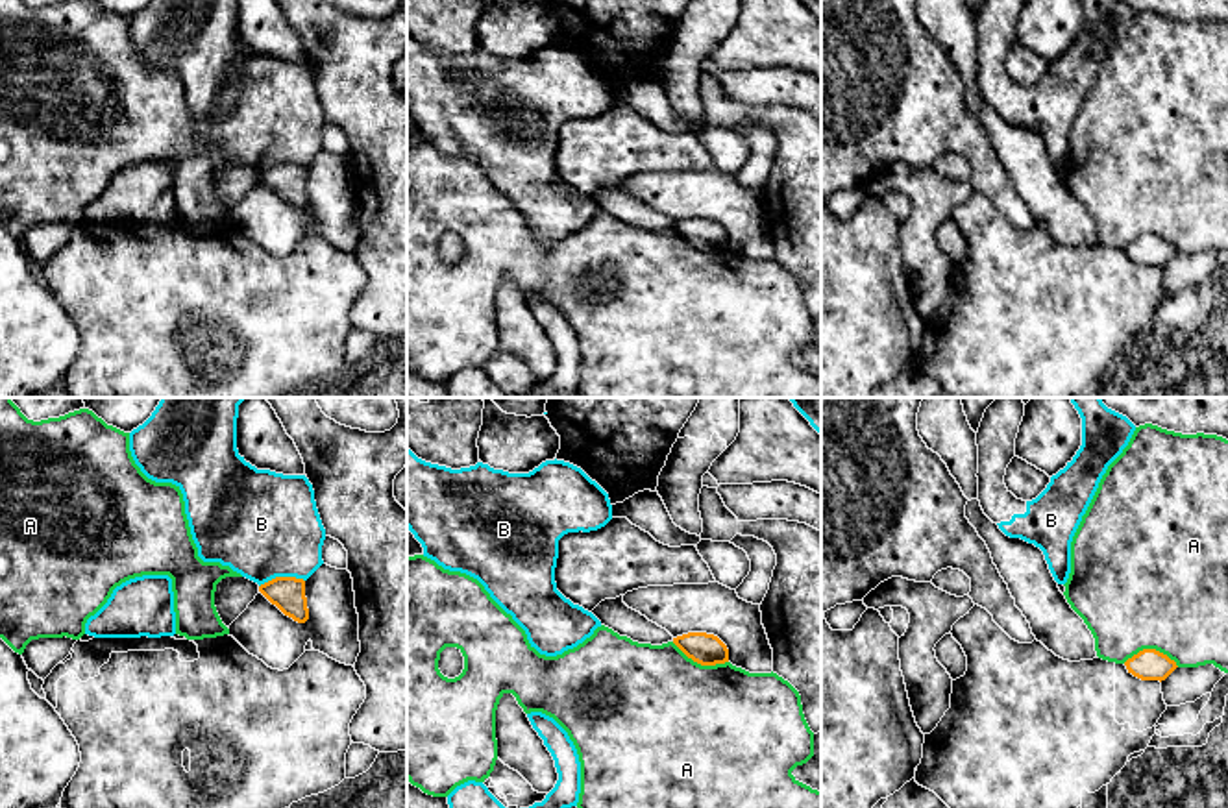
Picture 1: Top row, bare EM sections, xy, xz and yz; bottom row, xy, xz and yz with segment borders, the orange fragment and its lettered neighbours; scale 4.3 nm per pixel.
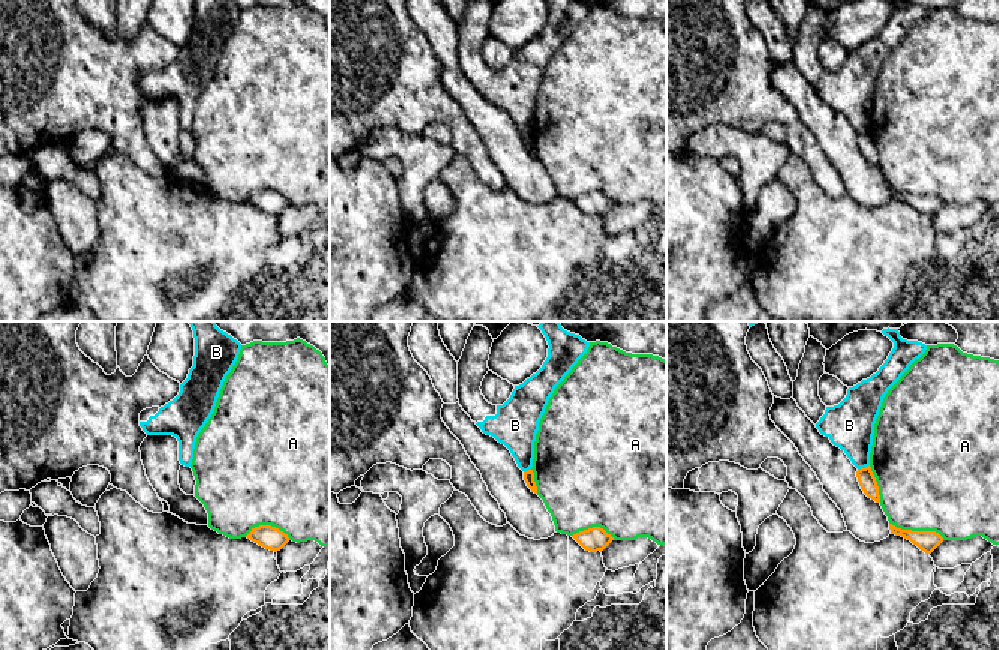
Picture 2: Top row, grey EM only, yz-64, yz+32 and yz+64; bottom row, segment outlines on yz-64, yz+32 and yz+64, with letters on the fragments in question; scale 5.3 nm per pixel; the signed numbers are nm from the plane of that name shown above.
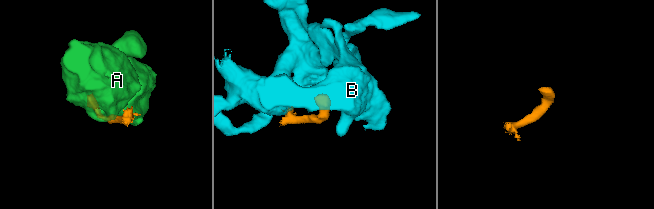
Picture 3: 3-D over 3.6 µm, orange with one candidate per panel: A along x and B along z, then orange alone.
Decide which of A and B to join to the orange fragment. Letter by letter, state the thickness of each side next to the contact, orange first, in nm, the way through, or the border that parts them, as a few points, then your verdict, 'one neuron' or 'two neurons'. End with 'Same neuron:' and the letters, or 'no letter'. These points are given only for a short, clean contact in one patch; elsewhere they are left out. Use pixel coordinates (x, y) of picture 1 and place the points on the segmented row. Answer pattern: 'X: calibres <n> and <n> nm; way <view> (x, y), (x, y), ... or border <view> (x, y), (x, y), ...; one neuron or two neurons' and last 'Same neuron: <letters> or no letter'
A: calibres 140 and 500 nm; two neurons
B: calibres 150 and 460 nm; border xy (304, 579), (272, 577), (259, 587); two neurons
Same neuron: no letter

